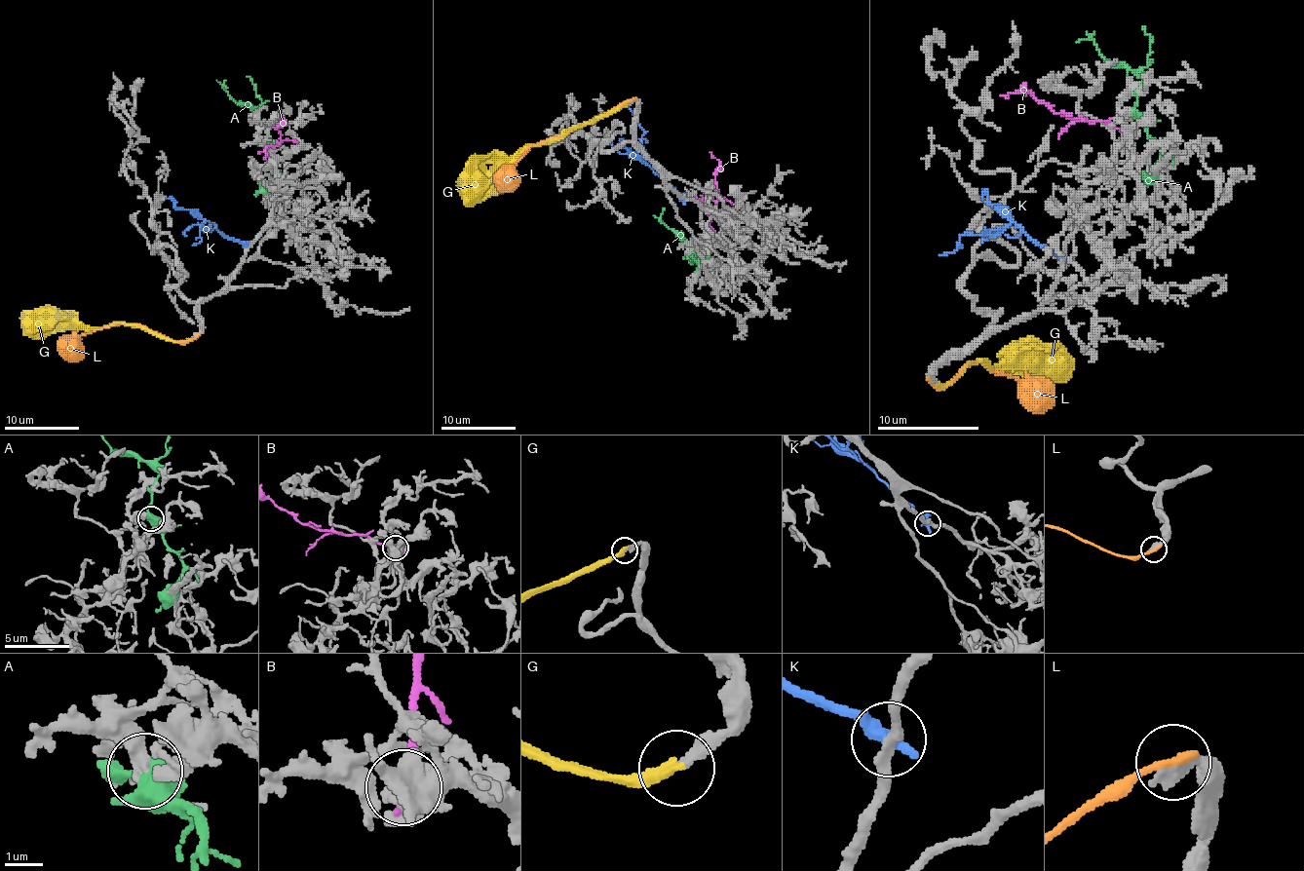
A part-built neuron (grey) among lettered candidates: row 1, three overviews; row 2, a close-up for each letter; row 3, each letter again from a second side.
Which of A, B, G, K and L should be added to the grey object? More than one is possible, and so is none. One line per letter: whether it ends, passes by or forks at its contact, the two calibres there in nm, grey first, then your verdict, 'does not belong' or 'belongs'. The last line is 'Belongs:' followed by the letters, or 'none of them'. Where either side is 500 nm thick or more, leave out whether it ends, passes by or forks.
A: it forks there; 400 nm thick on the grey side, 440 nm on the other; does not belong
B: it ends there; 280 nm thick on the grey side, 240 nm on the other; does not belong
G: it ends there; 280 nm thick on the grey side, 340 nm on the other; belongs
K: it ends there; 320 nm thick on the grey side, 460 nm on the other; does not belong
L: it ends there; 440 nm thick on the grey side, 280 nm on the other; does not belong
Belongs: G

